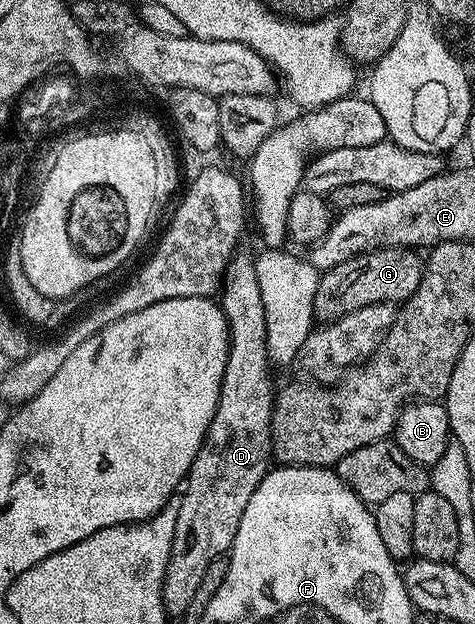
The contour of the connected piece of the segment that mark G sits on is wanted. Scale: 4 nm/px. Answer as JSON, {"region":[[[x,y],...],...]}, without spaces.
{"region":[[[388,246],[368,254],[357,254],[352,260],[344,260],[344,264],[336,264],[336,268],[325,271],[317,279],[314,288],[315,319],[325,324],[336,321],[340,316],[348,316],[348,312],[356,312],[356,308],[364,308],[368,304],[401,304],[412,296],[412,292],[416,292],[423,265],[423,255],[417,249],[405,246]]]}

